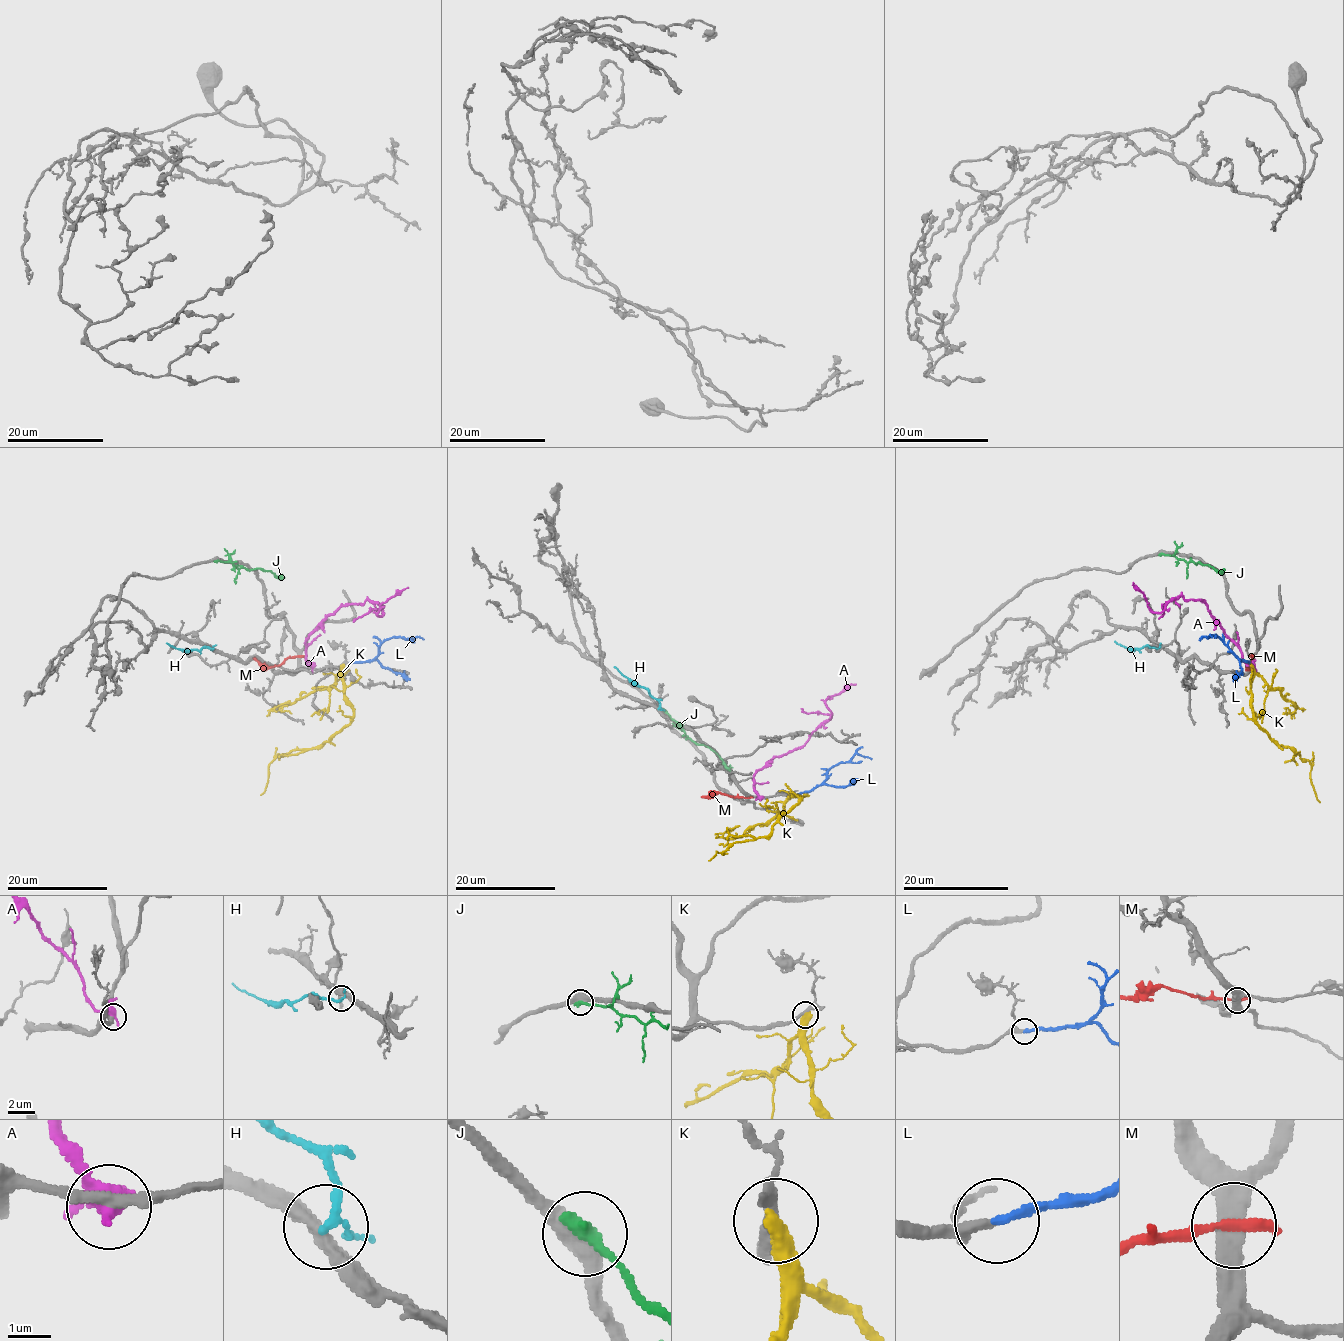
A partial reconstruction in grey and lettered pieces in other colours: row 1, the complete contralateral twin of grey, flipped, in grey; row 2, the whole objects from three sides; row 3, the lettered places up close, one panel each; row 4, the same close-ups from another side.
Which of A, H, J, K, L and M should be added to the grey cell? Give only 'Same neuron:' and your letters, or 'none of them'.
Same neuron: L

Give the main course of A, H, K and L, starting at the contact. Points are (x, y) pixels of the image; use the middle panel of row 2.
A: (760, 799), (754, 787), (754, 775), (776, 756), (800, 749), (811, 734), (831, 717), (825, 700), (856, 684)
H: (659, 709), (660, 702), (646, 689), (632, 684), (614, 666)
K: (790, 796), (797, 795), (801, 799), (781, 815), (766, 836), (732, 842), (721, 852), (716, 851), (709, 860)
L: (797, 794), (821, 785), (826, 772), (840, 762), (847, 762), (856, 754), (871, 759)

